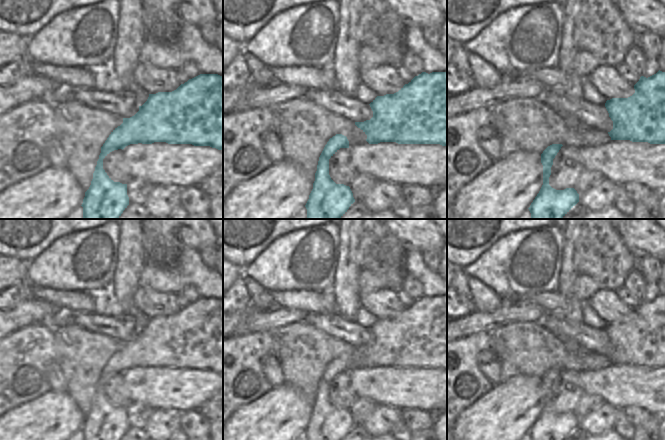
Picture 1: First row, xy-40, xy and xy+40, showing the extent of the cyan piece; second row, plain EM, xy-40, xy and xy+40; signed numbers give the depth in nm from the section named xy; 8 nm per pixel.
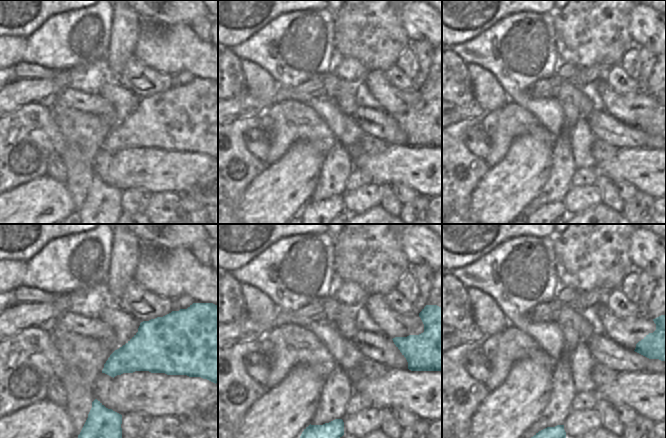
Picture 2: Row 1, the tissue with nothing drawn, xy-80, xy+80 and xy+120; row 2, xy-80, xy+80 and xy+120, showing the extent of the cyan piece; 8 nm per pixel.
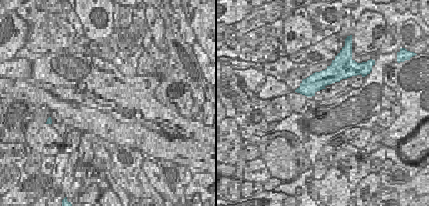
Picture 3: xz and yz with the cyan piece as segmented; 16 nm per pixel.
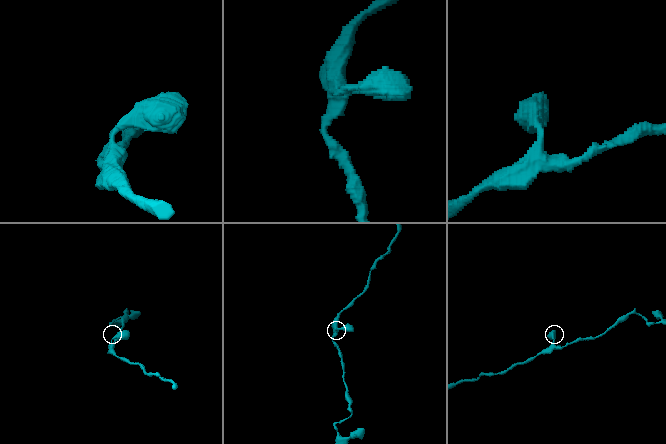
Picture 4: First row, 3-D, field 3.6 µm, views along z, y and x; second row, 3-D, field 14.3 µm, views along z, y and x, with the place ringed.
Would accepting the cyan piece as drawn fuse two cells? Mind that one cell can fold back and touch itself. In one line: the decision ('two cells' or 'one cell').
one cell

